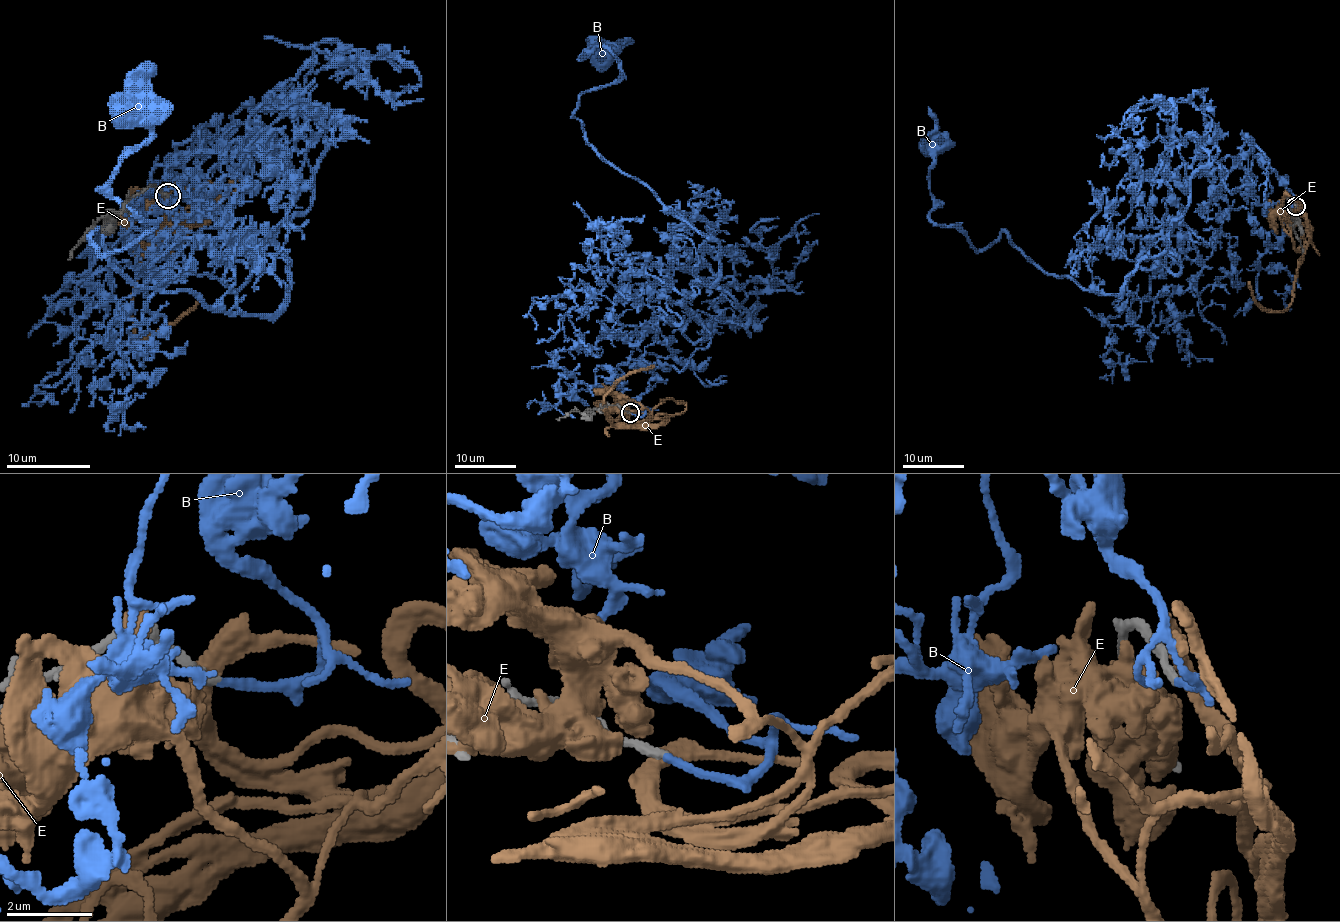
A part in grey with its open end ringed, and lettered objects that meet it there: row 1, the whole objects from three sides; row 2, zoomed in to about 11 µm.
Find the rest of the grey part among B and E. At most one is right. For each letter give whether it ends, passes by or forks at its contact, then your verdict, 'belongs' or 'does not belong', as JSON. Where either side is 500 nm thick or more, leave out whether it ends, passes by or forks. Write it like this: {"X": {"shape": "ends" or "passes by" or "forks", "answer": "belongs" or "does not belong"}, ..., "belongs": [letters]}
{"B": {"shape": "ends", "answer": "belongs"}, "E": {"shape": "forks", "answer": "does not belong"}, "belongs": ["B"]}

